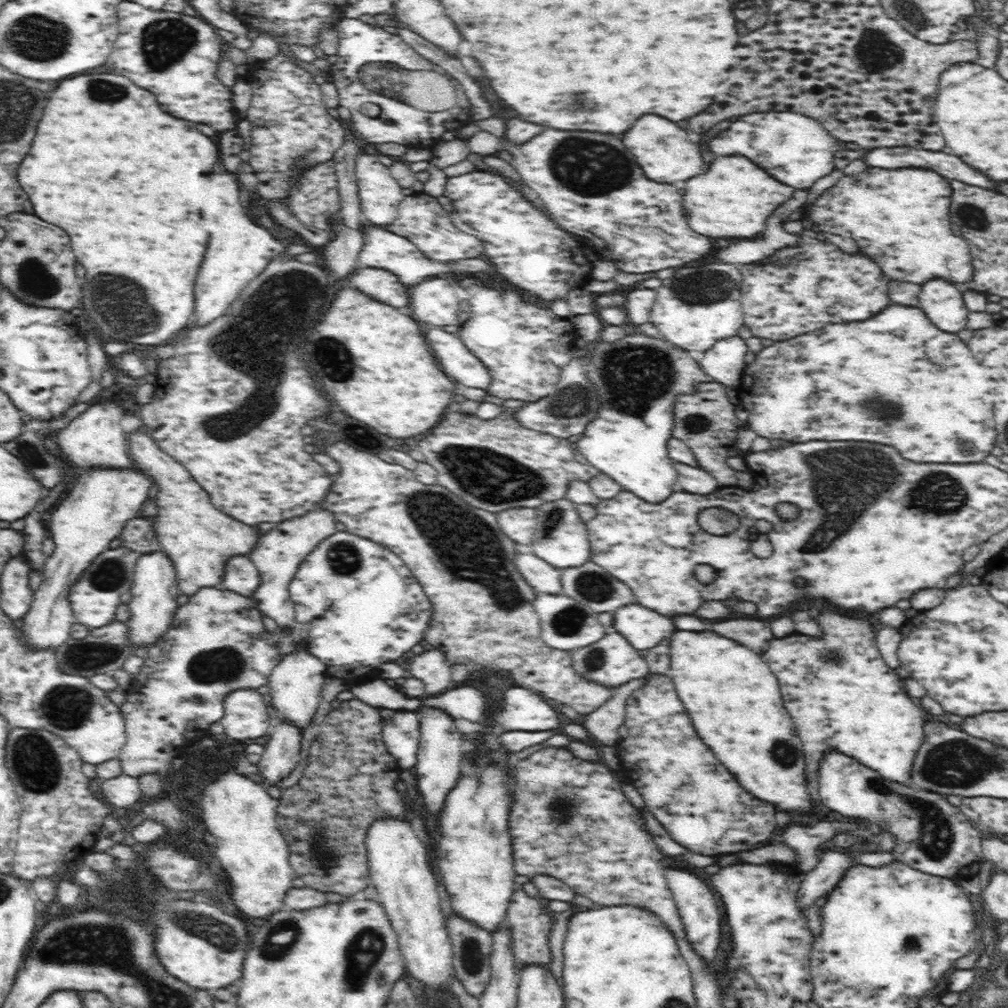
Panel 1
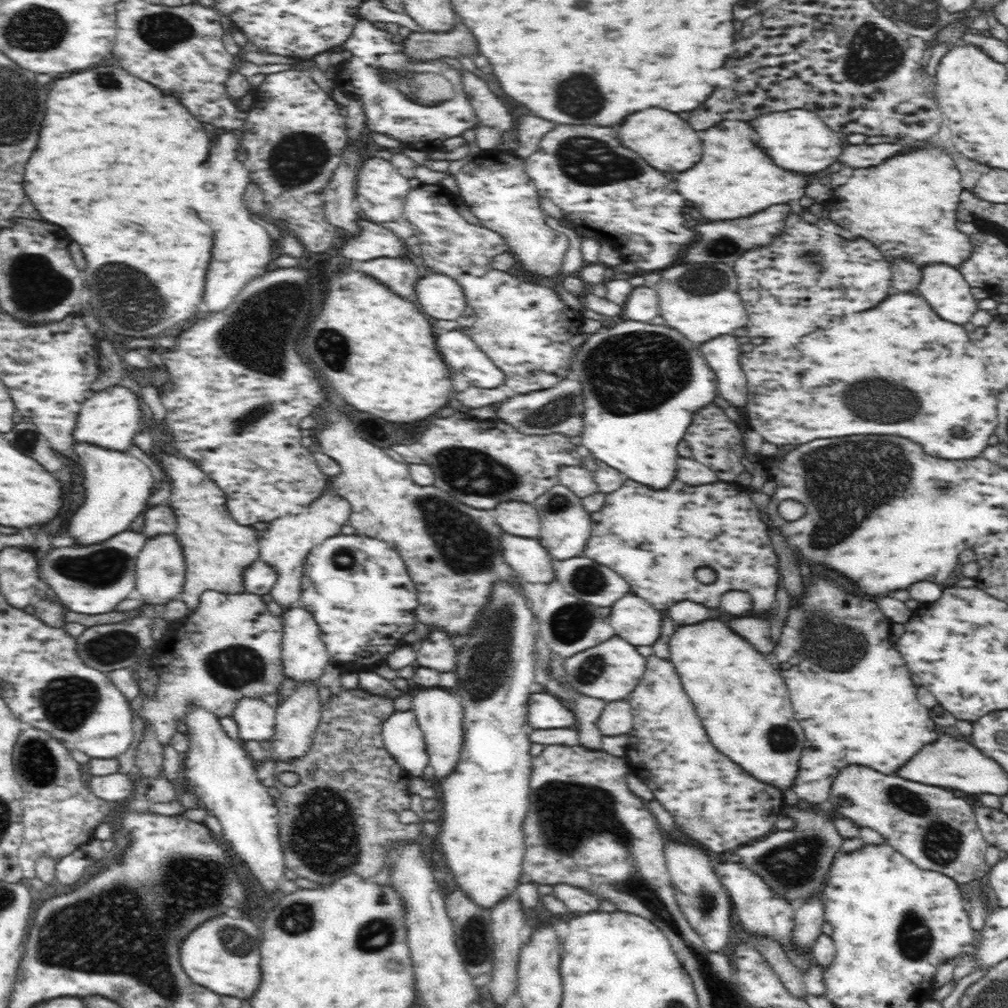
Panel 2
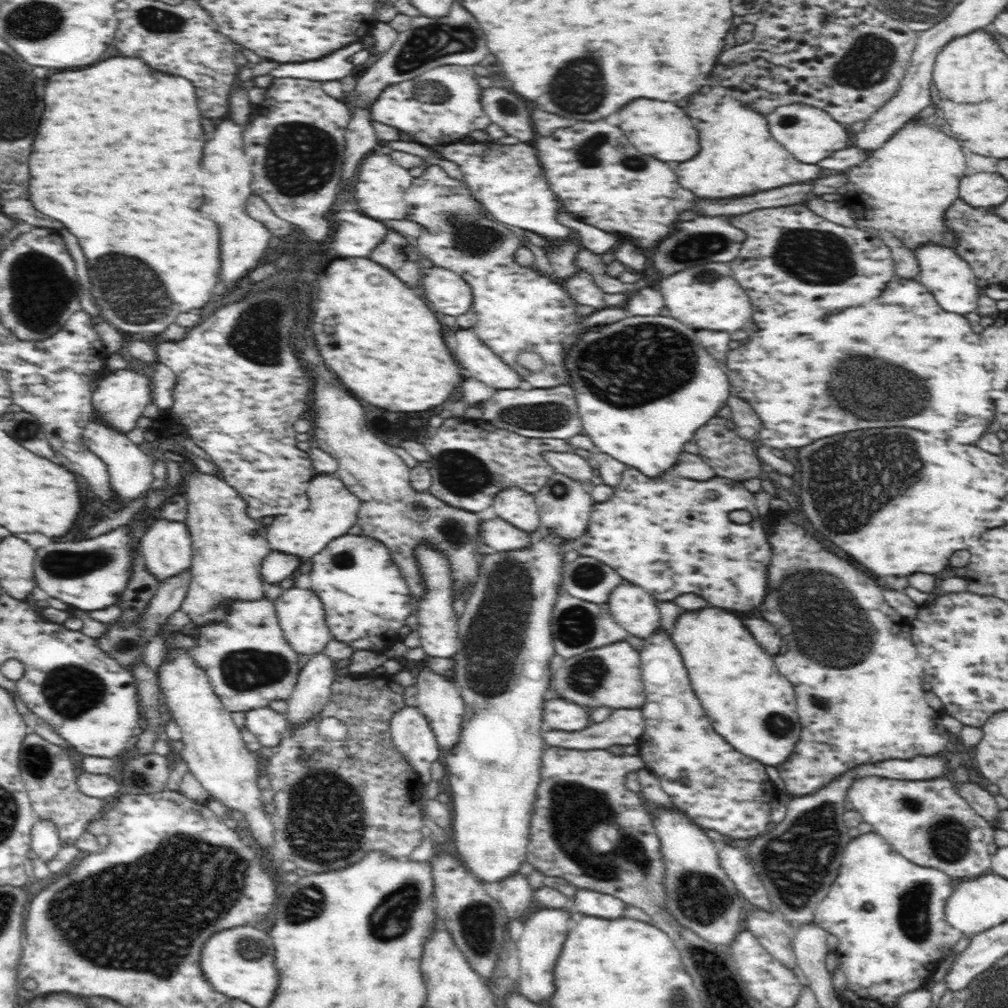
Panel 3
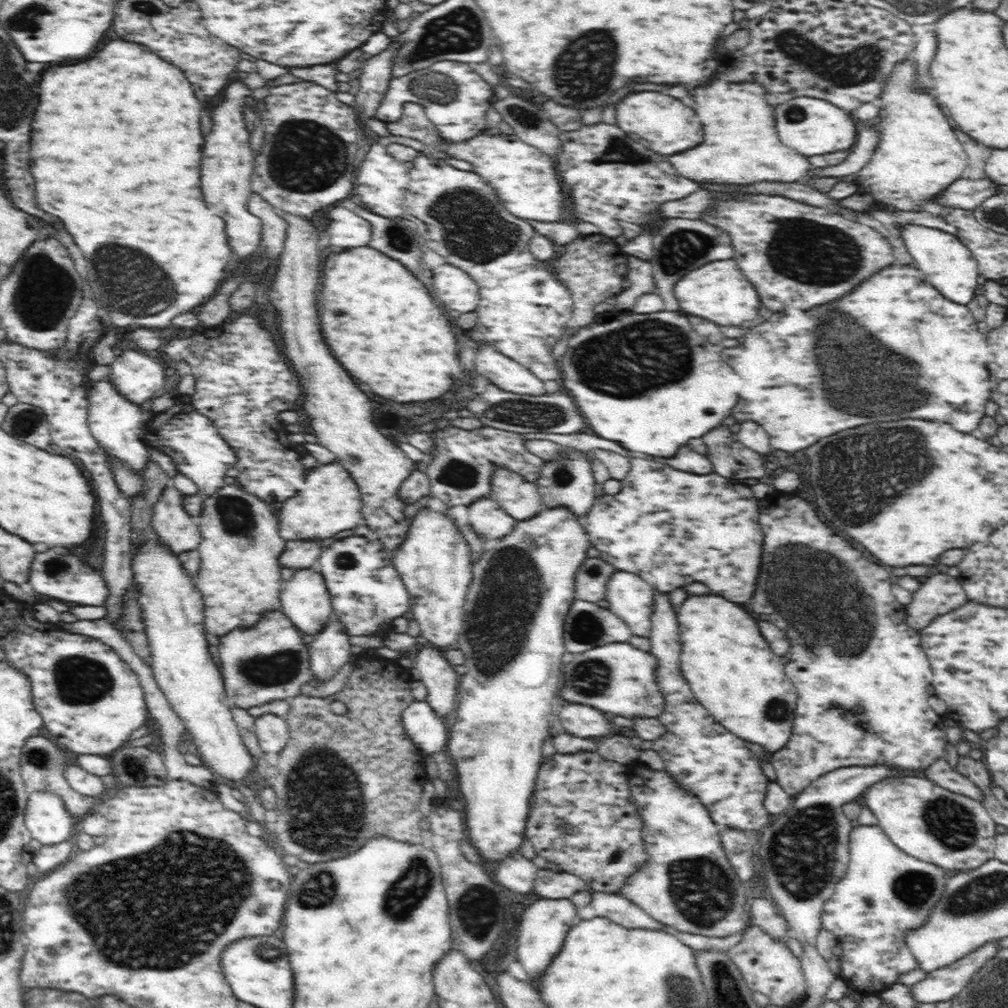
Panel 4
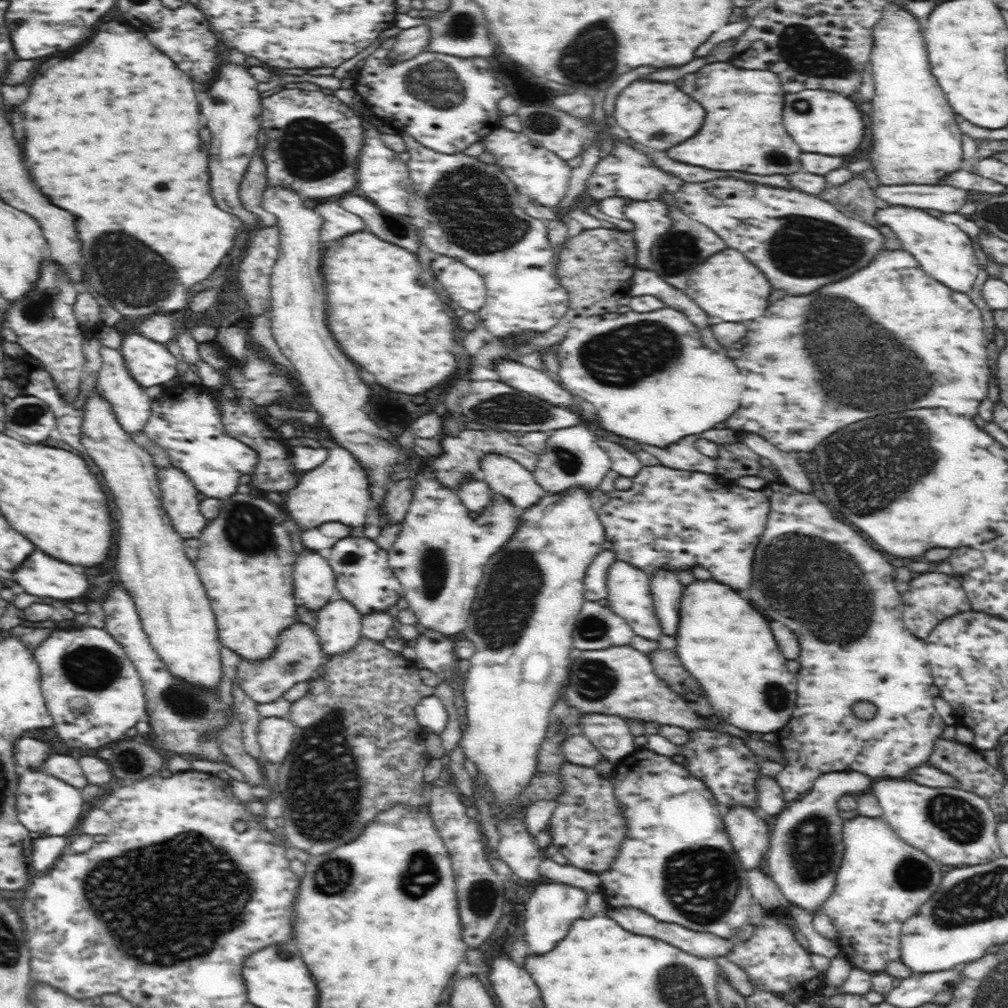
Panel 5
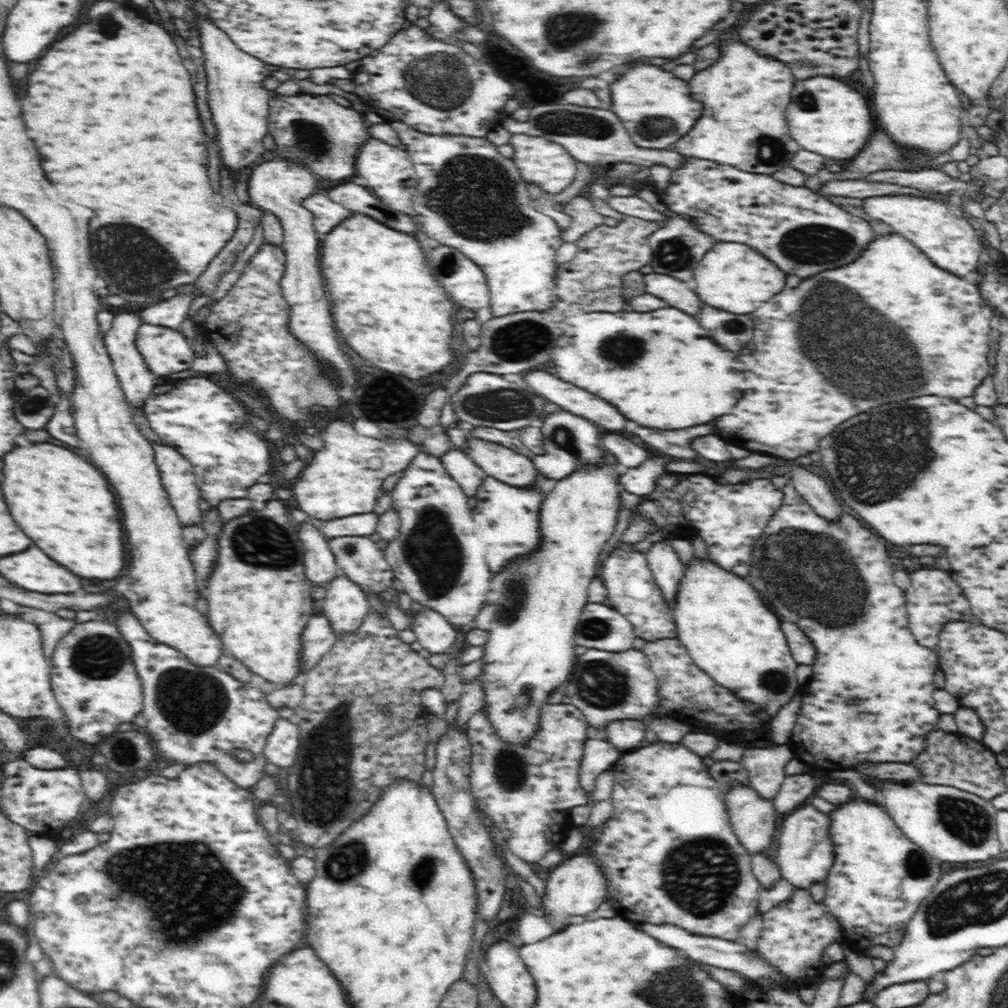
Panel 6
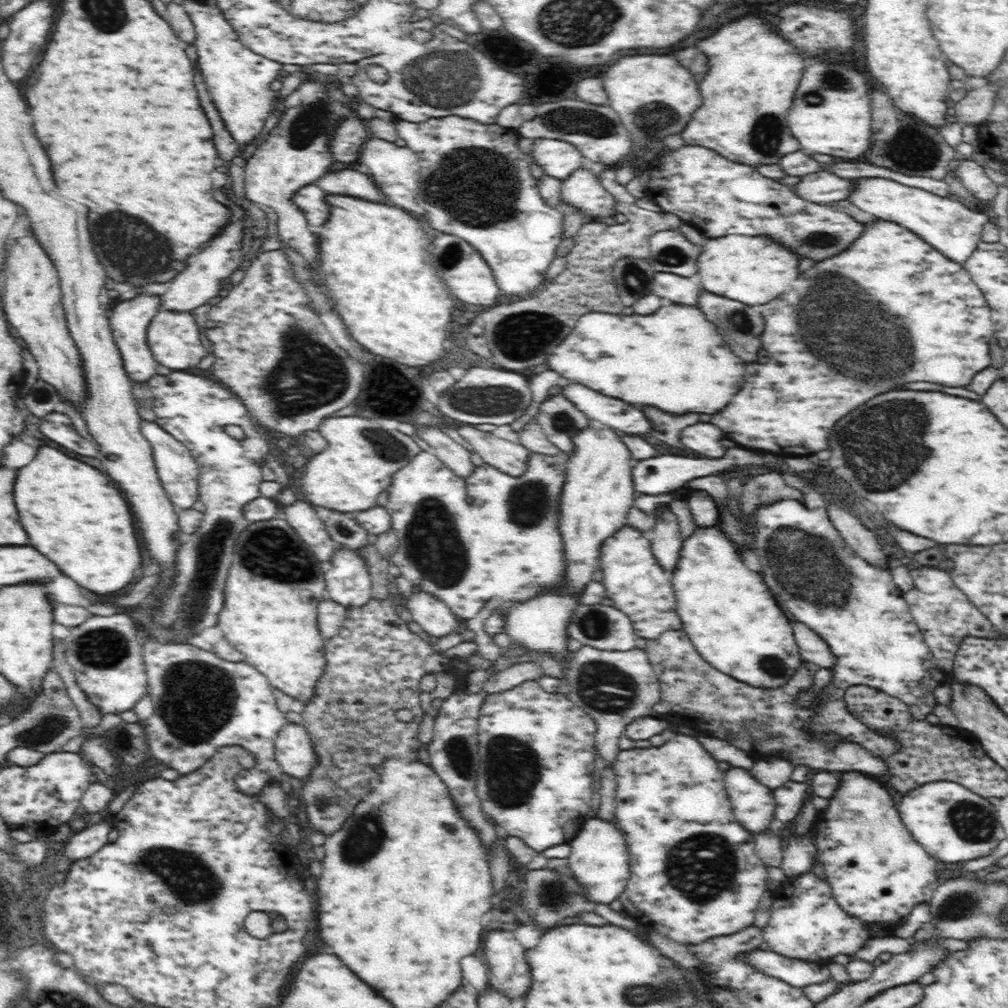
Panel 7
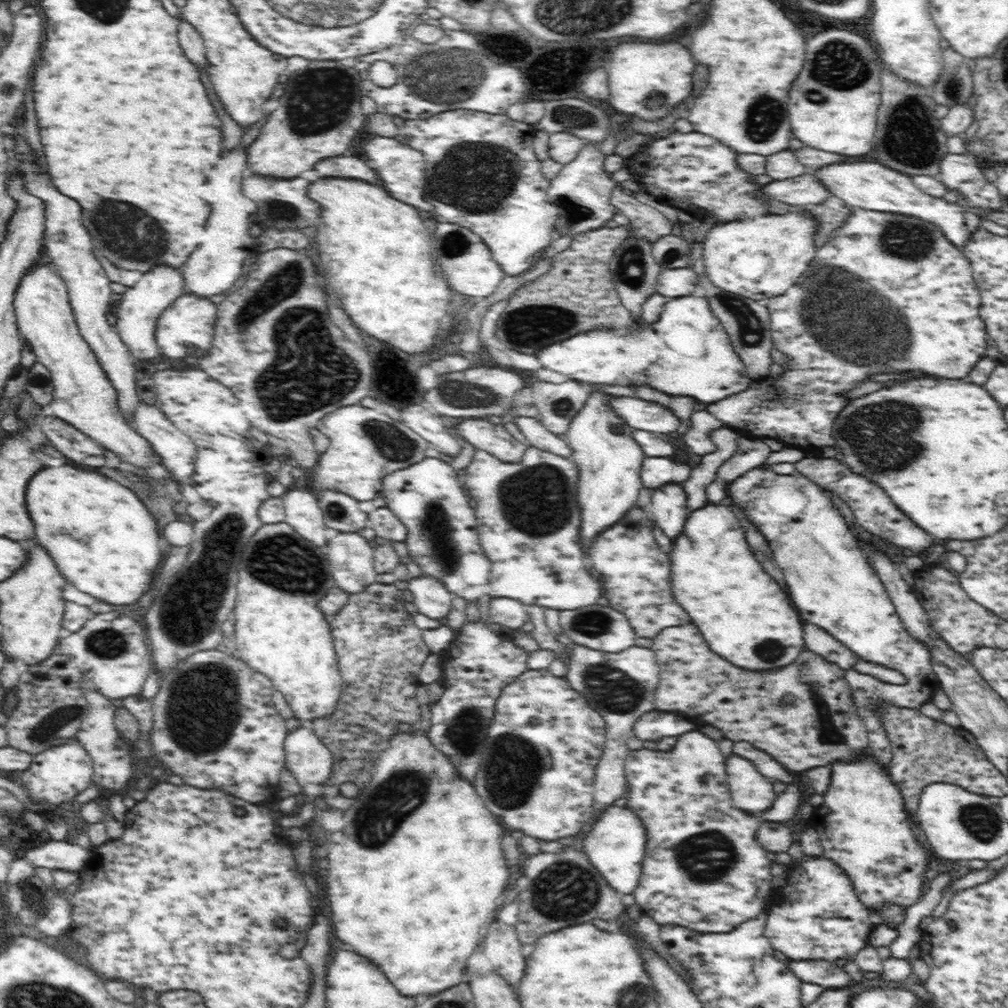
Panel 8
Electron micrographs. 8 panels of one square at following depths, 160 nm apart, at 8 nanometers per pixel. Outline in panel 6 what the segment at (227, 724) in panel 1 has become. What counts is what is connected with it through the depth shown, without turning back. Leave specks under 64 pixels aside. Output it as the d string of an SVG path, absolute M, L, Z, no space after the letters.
M280 718L267 736L263 754L271 770L274 768L288 768L294 764L300 749L299 727L294 719Z

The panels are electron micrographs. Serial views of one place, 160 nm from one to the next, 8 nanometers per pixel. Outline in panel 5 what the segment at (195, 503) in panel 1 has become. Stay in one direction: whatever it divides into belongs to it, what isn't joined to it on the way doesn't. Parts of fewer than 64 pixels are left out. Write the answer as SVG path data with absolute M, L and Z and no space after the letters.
M234 494L222 499L219 514L208 520L201 532L202 546L194 565L215 614L218 640L245 659L262 659L269 655L275 649L275 638L279 632L291 623L298 623L298 609L291 596L292 568L296 556L292 539L284 526L286 520L288 518L282 512L282 506L278 508L272 502L252 498L248 494Z

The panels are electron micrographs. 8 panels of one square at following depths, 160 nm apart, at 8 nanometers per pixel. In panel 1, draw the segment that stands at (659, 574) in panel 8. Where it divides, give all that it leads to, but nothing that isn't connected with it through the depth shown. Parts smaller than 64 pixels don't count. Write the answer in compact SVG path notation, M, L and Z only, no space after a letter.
M625 604L613 612L613 617L613 631L620 632L636 650L654 648L668 632L676 630L670 618L640 604Z

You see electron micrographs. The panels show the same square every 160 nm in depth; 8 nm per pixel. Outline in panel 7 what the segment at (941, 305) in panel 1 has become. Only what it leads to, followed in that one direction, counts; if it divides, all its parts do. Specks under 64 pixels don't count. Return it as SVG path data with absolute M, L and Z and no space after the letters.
M864 177L851 181L853 189L848 199L854 206L878 219L892 221L902 226L908 233L915 234L932 249L958 265L964 266L977 250L978 244L982 241L982 230L984 230L982 226L986 222L991 222L990 216L984 213L982 208L973 210L970 205L964 205L949 196L932 194L926 190L880 177Z

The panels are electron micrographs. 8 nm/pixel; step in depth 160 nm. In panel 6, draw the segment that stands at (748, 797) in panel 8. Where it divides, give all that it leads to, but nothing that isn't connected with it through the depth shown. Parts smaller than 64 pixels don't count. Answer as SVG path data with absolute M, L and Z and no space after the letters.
M737 786L723 796L731 829L748 854L757 856L772 842L778 812L773 802L756 794L750 786Z

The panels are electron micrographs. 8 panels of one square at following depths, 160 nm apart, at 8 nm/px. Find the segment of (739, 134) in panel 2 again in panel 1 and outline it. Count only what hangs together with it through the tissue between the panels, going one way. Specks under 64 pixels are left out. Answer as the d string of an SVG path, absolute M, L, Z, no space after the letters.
M718 158L708 170L684 182L684 208L688 210L688 224L694 232L712 238L756 238L764 230L764 222L772 210L784 204L794 189L766 178L758 166L746 162L746 158Z

